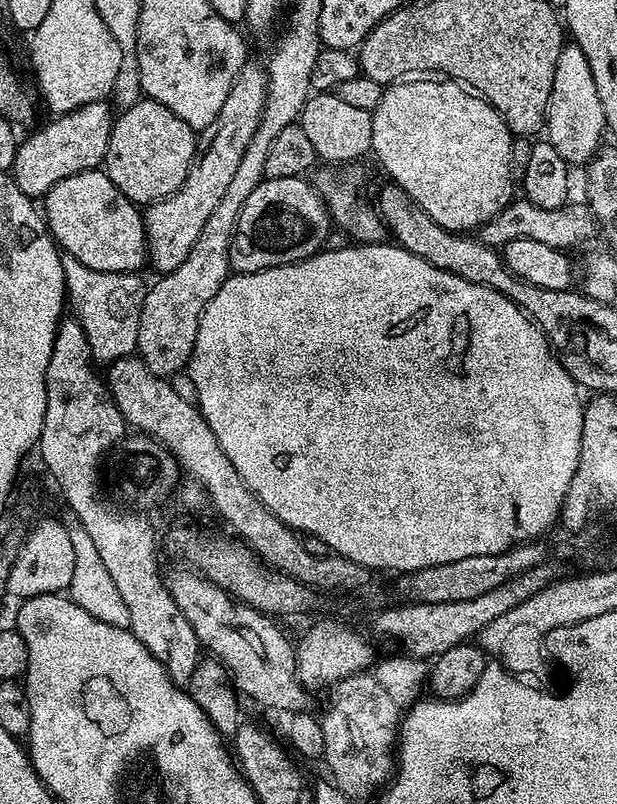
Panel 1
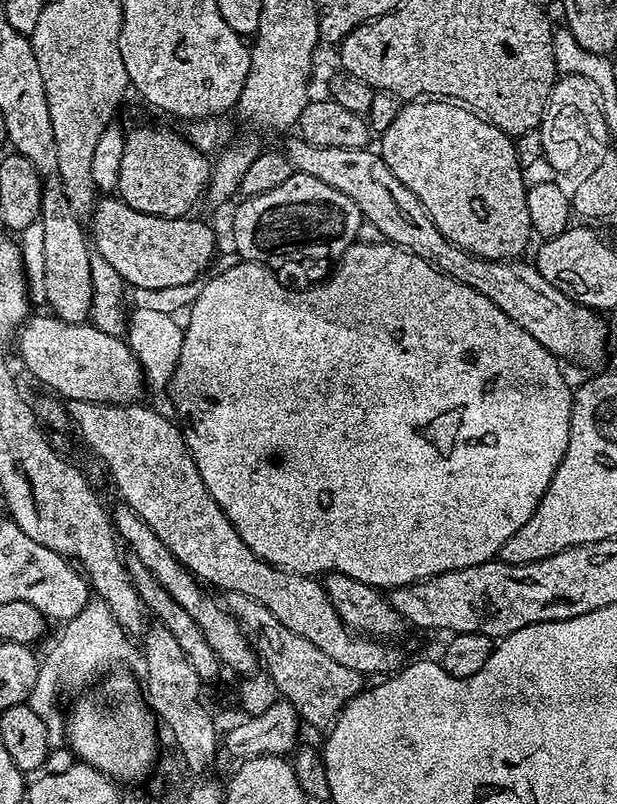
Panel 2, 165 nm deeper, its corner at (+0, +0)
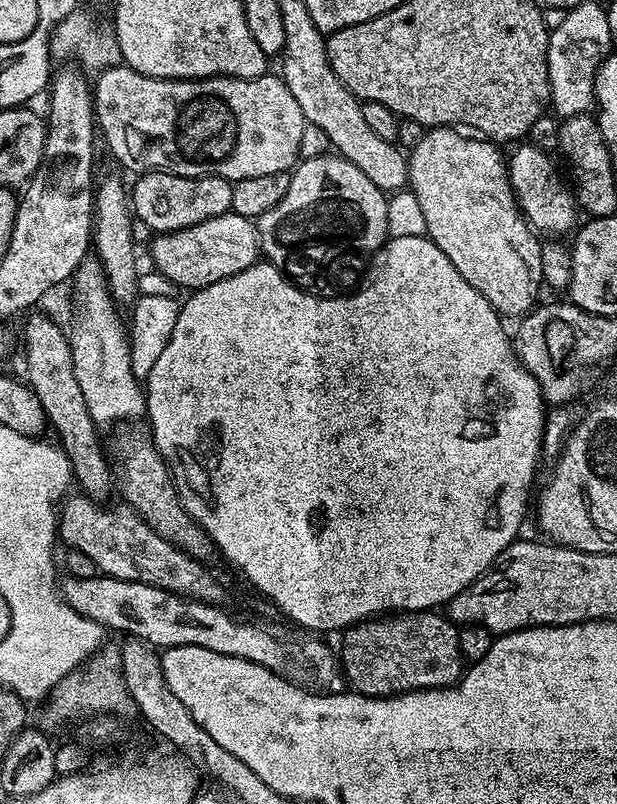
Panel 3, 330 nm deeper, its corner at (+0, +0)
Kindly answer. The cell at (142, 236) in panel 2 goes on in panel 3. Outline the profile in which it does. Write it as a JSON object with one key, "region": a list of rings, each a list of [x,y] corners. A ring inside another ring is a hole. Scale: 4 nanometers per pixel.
{"region":[[[234,211],[198,222],[198,226],[186,226],[186,230],[153,235],[151,239],[153,266],[170,283],[181,284],[187,290],[205,288],[234,274],[242,274],[242,270],[257,263],[262,256],[255,223]]]}

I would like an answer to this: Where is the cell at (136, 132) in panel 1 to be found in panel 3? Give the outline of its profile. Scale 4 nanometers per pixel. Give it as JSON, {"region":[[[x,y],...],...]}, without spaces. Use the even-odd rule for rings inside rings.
{"region":[[[145,172],[135,177],[136,185],[130,188],[130,203],[135,219],[149,228],[149,233],[177,232],[186,230],[186,226],[198,226],[198,222],[206,222],[210,218],[218,218],[232,211],[230,194],[233,181],[221,176],[179,176],[173,172]]]}

